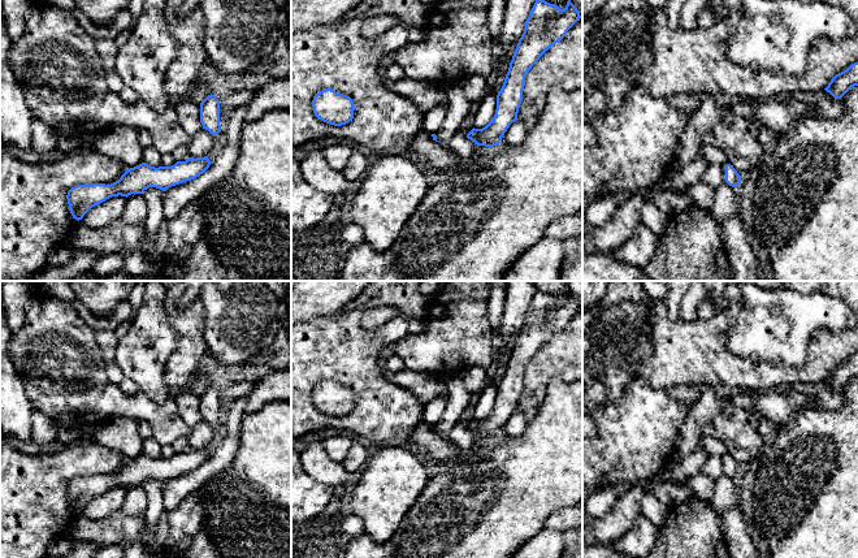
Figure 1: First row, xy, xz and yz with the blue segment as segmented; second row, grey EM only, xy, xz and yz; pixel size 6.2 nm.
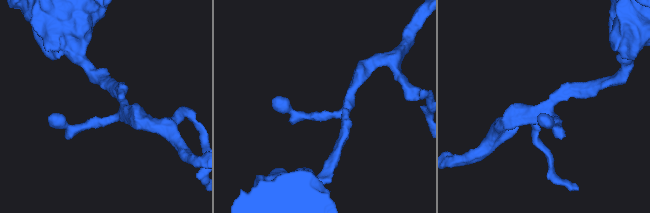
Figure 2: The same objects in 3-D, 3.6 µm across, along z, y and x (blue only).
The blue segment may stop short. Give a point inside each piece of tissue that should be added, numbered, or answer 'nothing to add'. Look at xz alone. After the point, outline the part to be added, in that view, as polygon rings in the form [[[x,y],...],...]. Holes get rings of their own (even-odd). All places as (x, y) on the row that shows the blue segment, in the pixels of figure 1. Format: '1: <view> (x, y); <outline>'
nothing to add

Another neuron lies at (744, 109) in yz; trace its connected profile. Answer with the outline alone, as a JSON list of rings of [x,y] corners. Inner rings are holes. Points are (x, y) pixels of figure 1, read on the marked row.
[[[740,101],[729,107],[731,112],[744,120],[749,121],[754,116],[754,111],[750,101]]]

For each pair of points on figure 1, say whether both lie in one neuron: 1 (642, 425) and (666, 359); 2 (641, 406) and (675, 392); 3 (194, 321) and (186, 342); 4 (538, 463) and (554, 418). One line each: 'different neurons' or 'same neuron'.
1: different neurons
2: different neurons
3: same neuron
4: same neuron

